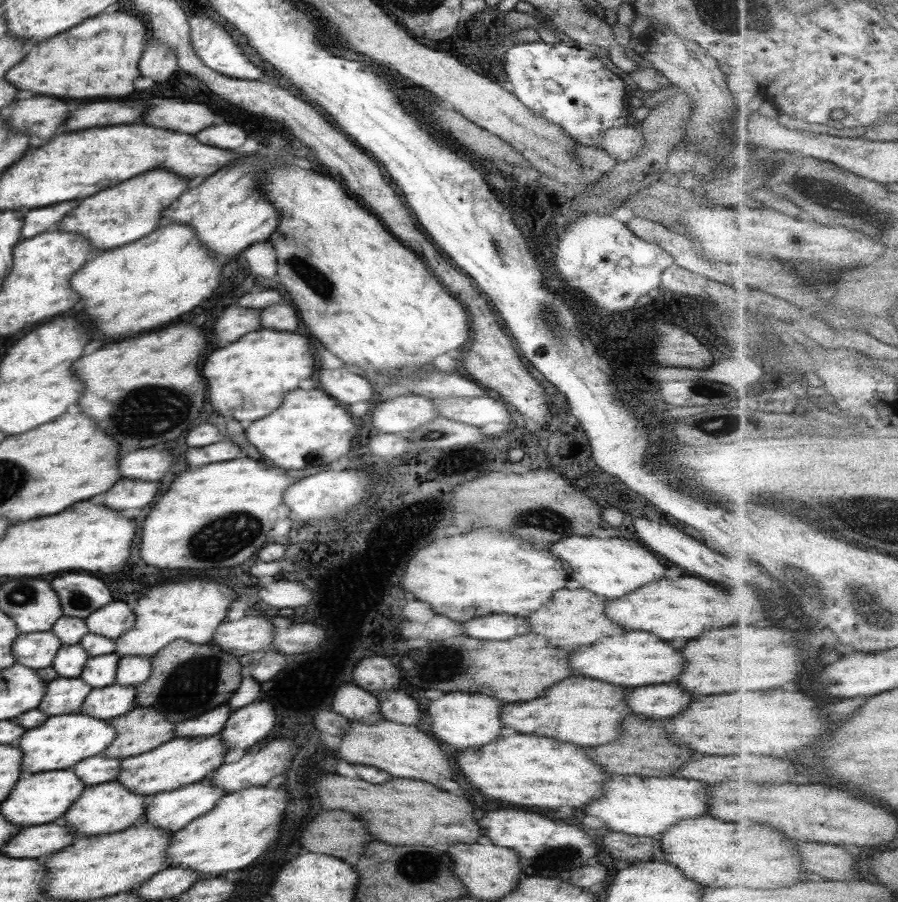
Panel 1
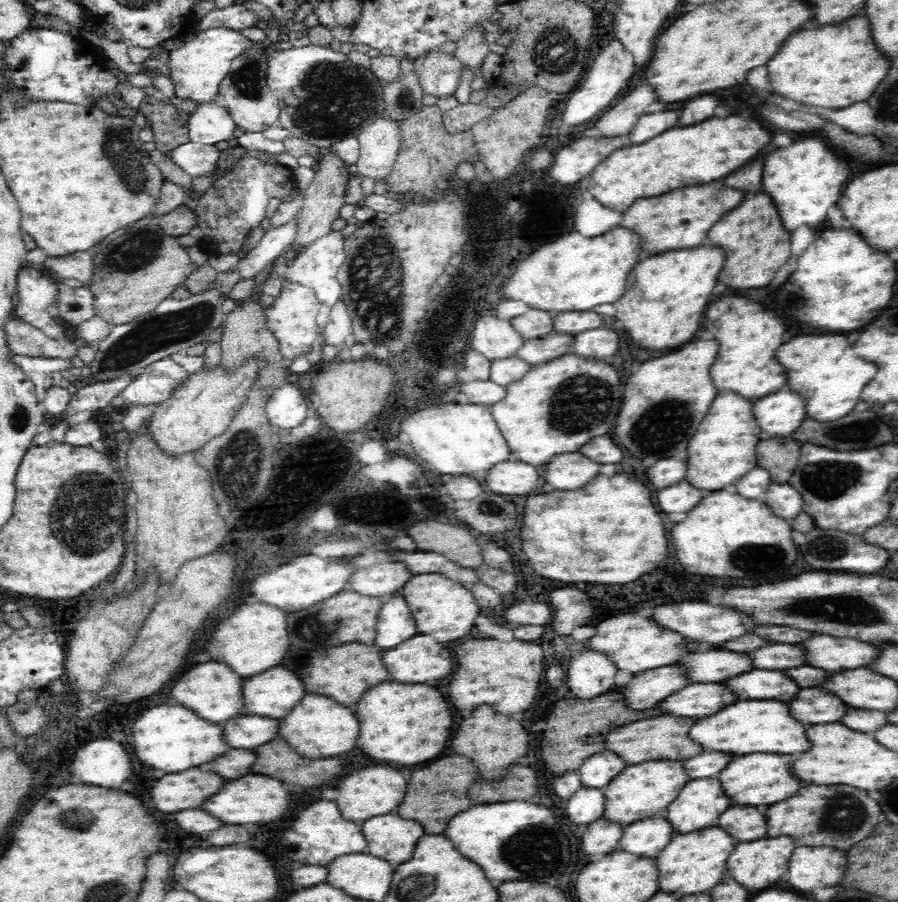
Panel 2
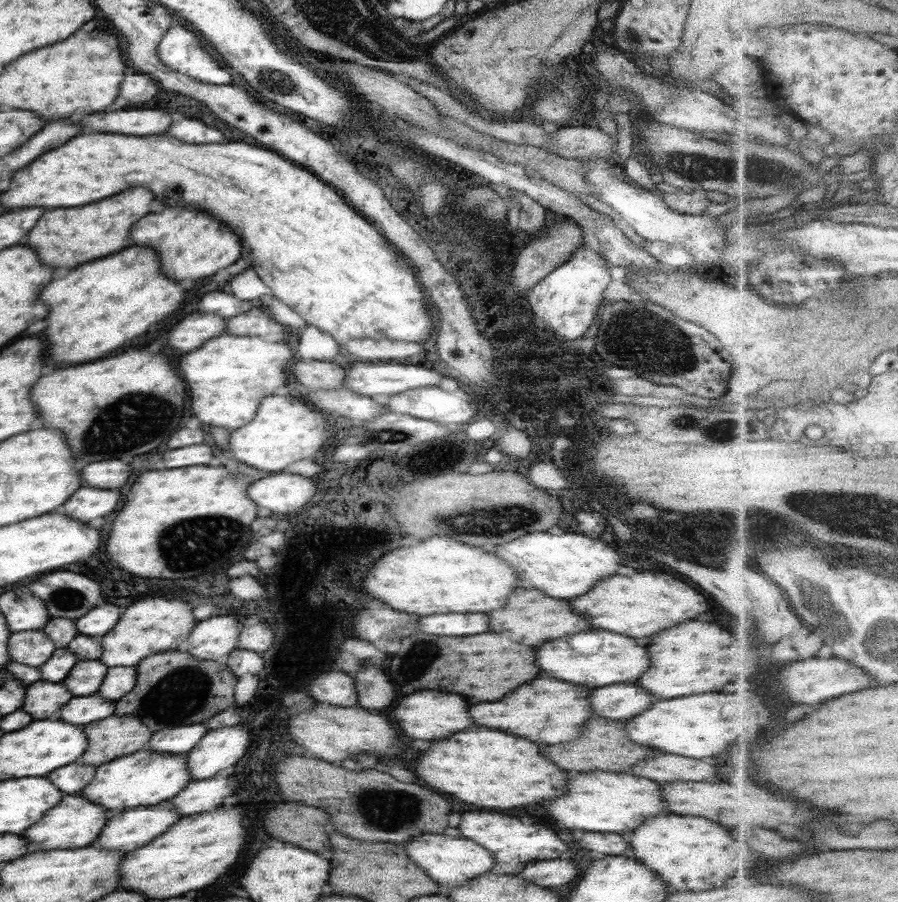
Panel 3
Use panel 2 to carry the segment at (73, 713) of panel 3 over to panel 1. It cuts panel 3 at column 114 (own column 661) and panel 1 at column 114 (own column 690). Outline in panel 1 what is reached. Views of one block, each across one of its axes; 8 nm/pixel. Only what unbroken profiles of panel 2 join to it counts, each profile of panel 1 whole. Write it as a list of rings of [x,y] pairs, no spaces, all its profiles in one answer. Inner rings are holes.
[[[112,683],[104,688],[94,688],[82,704],[82,712],[100,720],[108,720],[130,712],[135,707],[135,700],[135,687]]]

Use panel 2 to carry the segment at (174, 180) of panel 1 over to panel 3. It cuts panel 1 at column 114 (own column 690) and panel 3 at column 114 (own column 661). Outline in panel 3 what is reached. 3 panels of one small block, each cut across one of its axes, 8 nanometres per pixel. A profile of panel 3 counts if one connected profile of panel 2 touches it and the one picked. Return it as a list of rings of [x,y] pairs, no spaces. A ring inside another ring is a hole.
[[[142,186],[94,202],[90,206],[70,208],[70,210],[48,210],[40,216],[34,230],[30,230],[24,242],[30,250],[36,250],[42,264],[50,268],[76,268],[86,262],[116,254],[126,248],[130,227],[142,216],[150,212],[151,202],[155,199],[152,190]]]

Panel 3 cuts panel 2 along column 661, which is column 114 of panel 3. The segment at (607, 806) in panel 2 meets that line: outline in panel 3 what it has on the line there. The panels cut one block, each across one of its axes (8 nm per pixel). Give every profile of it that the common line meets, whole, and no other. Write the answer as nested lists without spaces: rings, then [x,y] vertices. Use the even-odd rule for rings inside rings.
[[[143,748],[134,754],[97,766],[94,777],[78,793],[86,800],[104,806],[109,812],[112,808],[125,811],[136,806],[154,806],[170,801],[192,780],[186,761],[187,754],[164,754]]]

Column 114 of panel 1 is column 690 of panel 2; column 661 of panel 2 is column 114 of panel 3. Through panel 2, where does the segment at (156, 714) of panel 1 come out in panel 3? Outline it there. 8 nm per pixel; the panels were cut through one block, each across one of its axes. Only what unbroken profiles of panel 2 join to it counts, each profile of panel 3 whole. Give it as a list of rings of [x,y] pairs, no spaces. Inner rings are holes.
[[[134,715],[110,716],[102,722],[84,726],[88,748],[80,764],[100,766],[115,758],[125,757],[146,748],[152,730]]]

